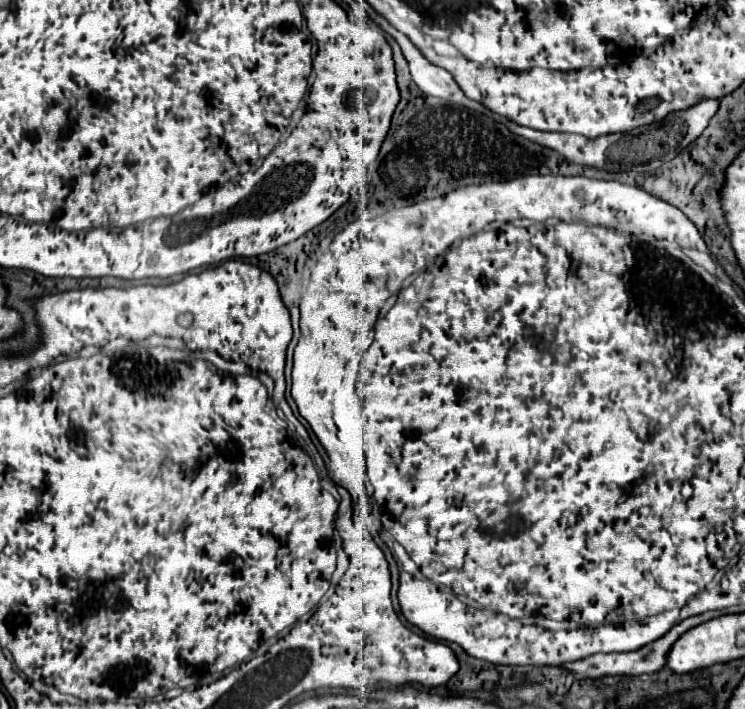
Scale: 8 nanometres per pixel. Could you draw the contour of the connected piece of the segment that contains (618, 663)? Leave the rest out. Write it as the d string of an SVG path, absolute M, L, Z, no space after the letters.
M704 612L704 614L698 614L698 616L692 616L692 618L686 618L682 622L678 622L670 632L666 632L662 638L634 650L634 652L610 652L610 654L596 654L596 656L590 656L590 658L584 658L580 662L574 662L574 664L566 664L568 670L572 670L576 676L584 676L588 674L590 678L600 678L600 676L616 676L616 674L632 674L632 676L638 676L638 674L650 674L650 672L658 672L666 666L666 658L674 646L674 642L678 640L678 636L682 636L684 632L688 632L690 628L702 624L702 622L708 622L716 616L722 616L720 612Z

